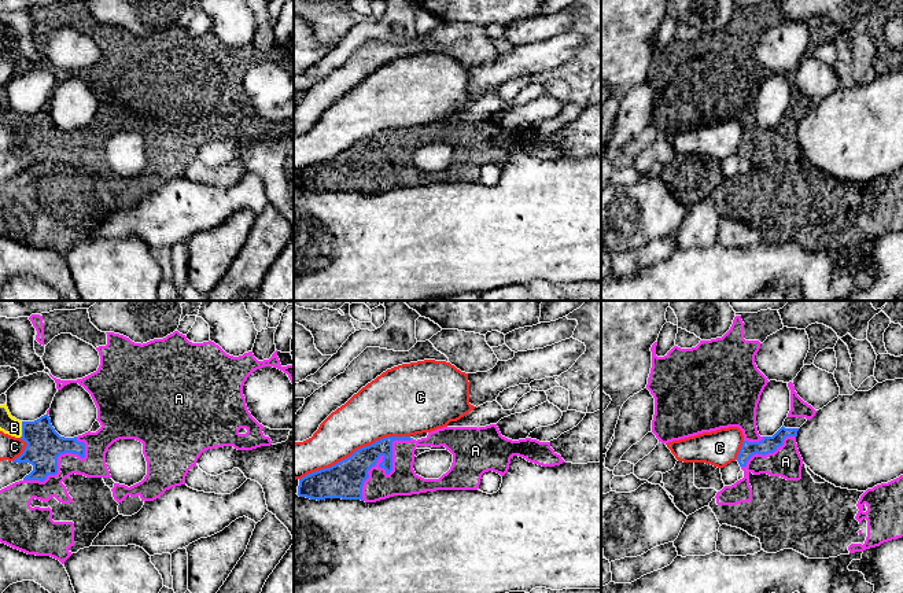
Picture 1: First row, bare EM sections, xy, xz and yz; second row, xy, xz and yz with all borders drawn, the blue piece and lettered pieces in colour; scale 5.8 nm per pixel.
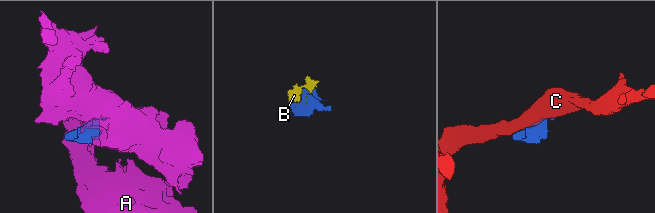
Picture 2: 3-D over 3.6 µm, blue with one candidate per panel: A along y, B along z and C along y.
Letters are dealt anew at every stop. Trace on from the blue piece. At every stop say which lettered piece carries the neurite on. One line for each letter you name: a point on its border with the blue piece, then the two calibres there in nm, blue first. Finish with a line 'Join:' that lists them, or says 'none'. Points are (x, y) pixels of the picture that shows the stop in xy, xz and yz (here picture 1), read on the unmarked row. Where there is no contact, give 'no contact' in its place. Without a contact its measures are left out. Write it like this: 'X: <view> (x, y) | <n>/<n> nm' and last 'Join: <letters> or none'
B: xy (22, 122) | 200/110 nm
Join: B

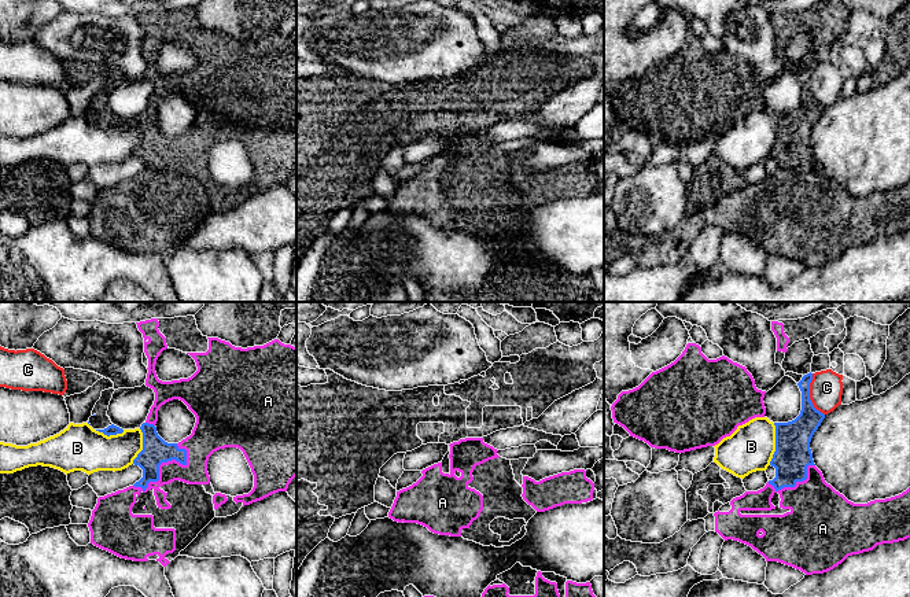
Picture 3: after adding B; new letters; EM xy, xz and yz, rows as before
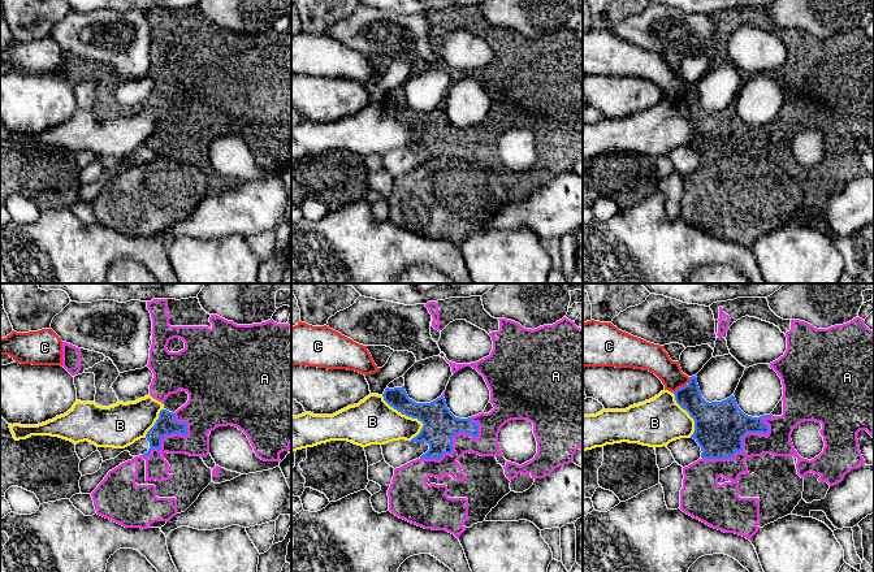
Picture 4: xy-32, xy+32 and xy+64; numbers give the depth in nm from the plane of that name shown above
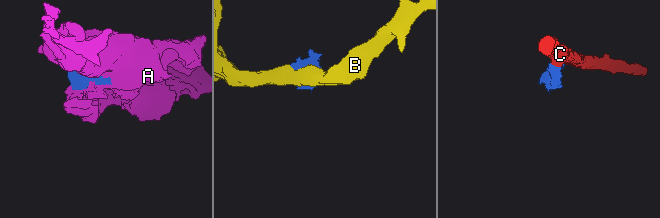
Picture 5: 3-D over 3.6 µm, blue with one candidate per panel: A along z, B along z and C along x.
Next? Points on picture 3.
Join: none

